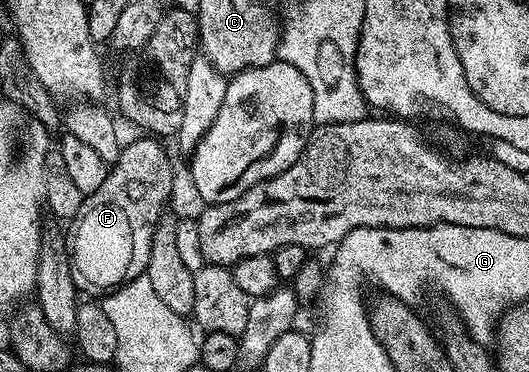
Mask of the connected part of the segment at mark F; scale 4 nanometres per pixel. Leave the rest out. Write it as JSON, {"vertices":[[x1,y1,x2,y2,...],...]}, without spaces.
{"vertices":[[141,137,121,147,120,156,111,164,106,181,102,181,102,185,98,185,94,194,87,196,80,206,80,214,71,224,72,235,70,231,68,239,68,260,77,288,93,287,99,293,108,293,147,272,152,234,171,197,174,159,160,143,163,142,156,137]]}

